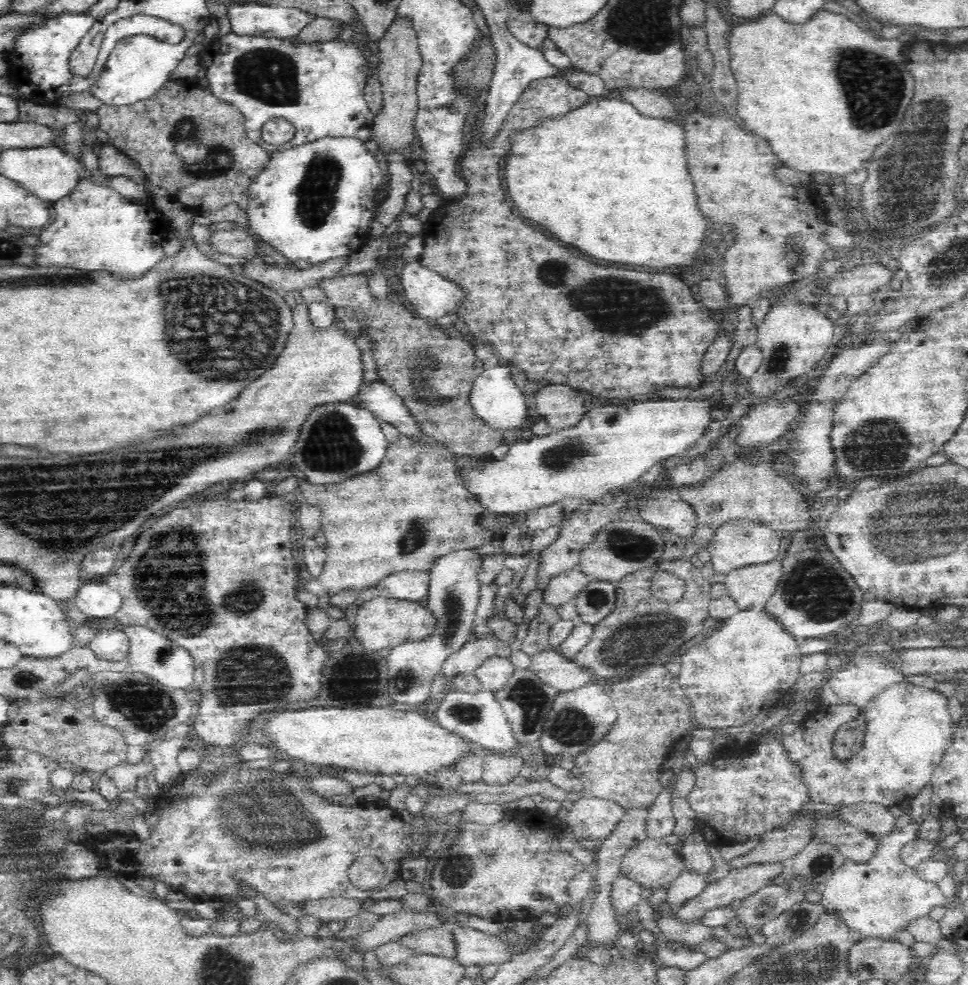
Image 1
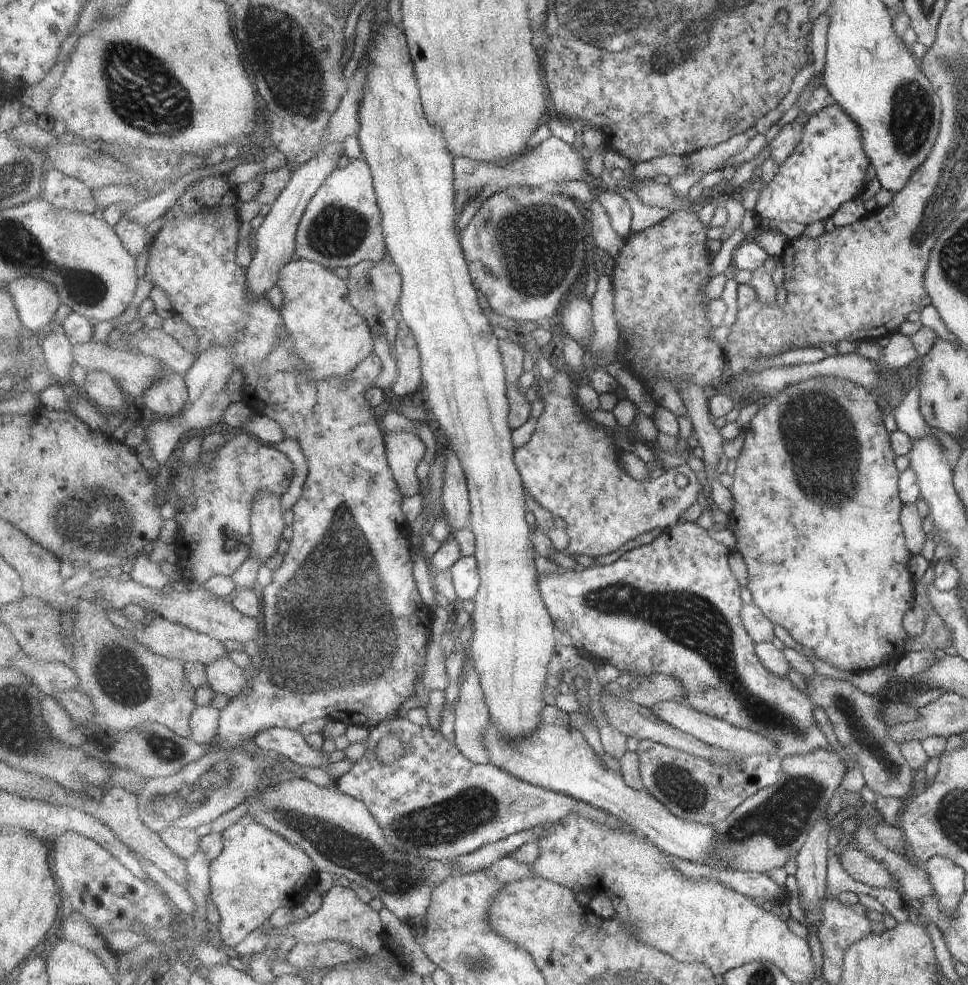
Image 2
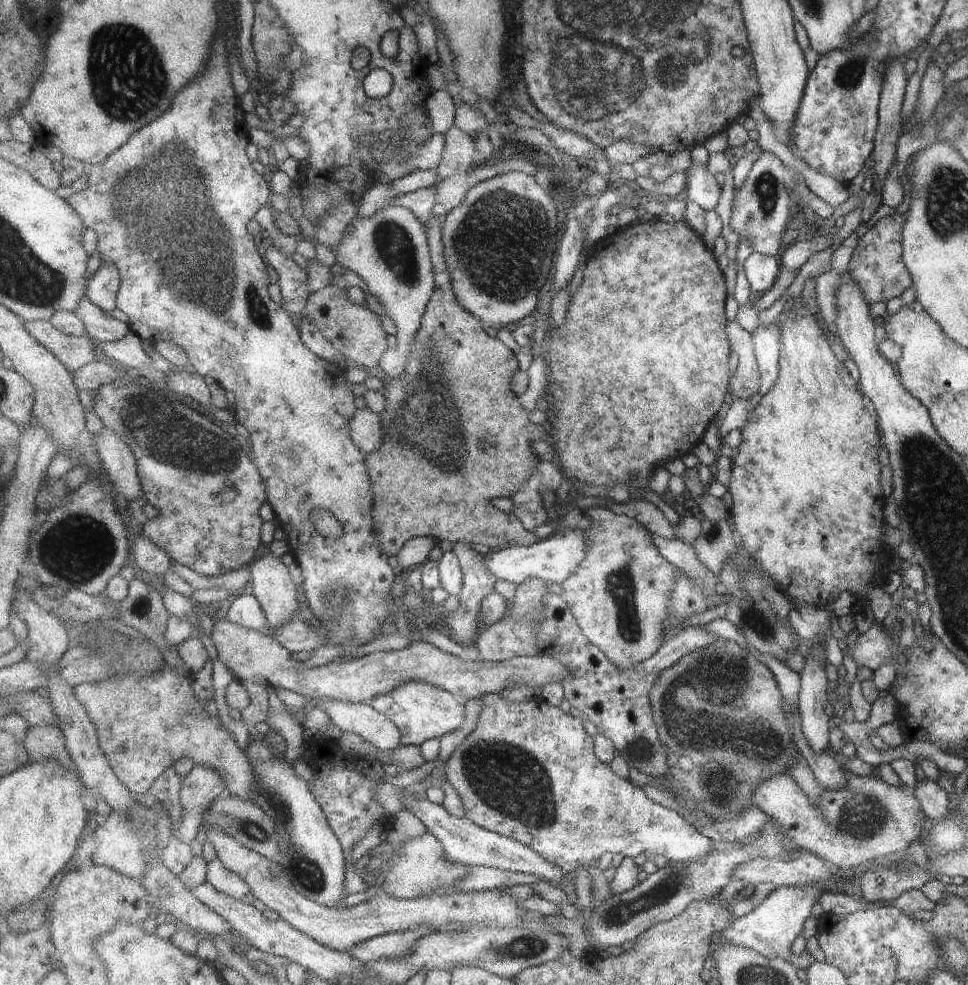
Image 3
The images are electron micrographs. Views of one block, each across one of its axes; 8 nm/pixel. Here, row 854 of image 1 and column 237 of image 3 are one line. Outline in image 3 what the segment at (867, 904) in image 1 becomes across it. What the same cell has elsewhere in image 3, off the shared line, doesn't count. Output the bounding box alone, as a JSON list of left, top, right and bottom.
[206,856,256,904]

